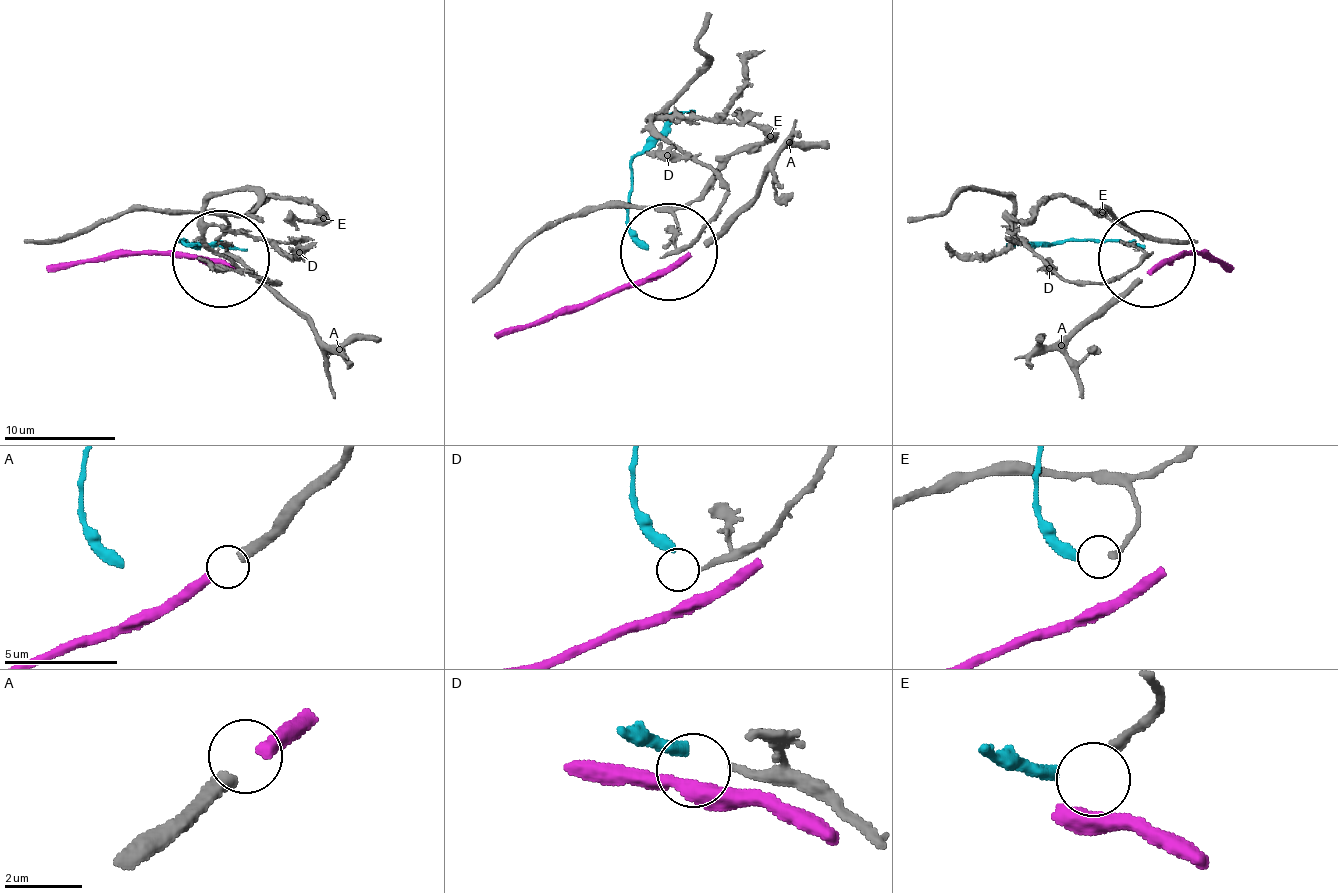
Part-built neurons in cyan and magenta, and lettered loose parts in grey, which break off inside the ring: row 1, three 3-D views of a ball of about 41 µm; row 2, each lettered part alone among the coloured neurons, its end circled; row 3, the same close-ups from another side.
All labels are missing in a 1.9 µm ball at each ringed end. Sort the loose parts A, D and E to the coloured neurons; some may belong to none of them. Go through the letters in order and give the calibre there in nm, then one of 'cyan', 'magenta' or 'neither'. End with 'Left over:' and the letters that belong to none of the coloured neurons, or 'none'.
A: 400 nm | magenta
D: 200 nm | neither
E: 240 nm | cyan
Left over: D

